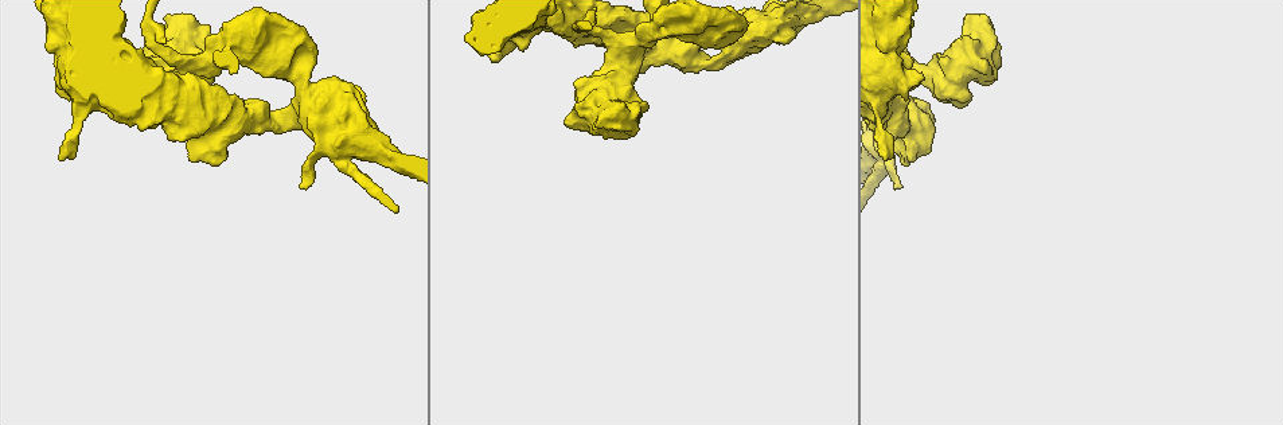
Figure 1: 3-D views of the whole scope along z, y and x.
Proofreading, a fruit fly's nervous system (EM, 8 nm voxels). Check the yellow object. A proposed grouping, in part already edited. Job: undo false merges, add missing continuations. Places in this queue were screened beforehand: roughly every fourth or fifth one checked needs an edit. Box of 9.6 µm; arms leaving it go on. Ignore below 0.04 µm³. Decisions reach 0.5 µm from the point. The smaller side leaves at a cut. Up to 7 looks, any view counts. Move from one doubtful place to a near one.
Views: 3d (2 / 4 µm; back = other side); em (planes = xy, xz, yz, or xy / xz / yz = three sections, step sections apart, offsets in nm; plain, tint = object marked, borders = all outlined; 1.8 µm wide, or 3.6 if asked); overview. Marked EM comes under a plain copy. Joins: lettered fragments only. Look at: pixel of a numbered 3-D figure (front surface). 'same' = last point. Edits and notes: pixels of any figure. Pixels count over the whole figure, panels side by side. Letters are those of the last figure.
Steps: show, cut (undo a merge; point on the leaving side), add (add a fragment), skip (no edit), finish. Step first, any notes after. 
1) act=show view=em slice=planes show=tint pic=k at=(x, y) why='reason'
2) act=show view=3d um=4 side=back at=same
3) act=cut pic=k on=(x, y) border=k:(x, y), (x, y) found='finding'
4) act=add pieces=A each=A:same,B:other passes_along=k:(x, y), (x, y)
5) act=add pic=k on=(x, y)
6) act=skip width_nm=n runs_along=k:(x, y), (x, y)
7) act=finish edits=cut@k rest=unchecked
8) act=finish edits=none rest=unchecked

act=show view=em slice=planes show=borders pic=1 at=(62, 159) why='free end'

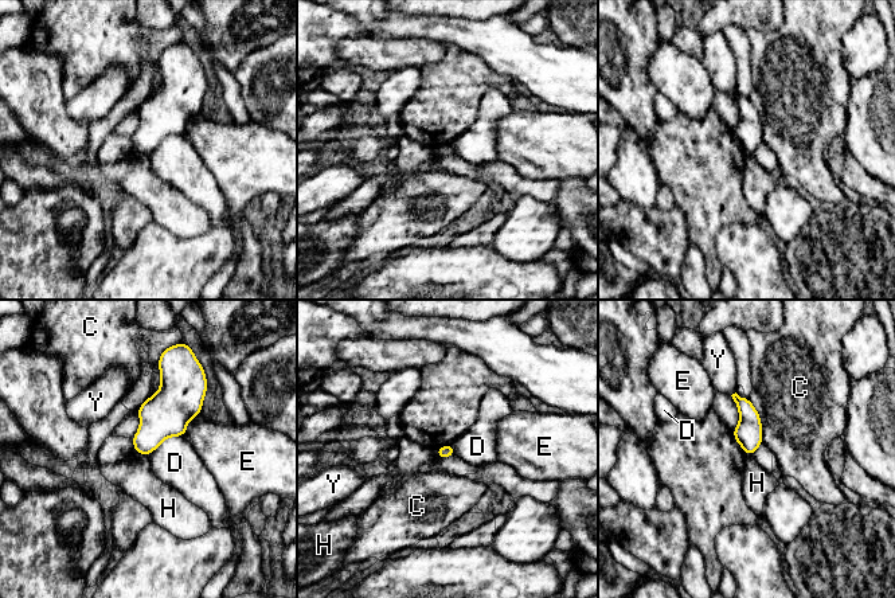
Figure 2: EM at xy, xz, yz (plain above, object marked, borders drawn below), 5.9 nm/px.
act=skip each=C:other,D:other,E:other,H:other,Y:other border=2:(183, 436), (167, 437), (148, 456) found='no lettered fragment goes on from it'

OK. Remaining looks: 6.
act=show view=3d um=4 pic=1 at=(83, 57) why='sharp bend'

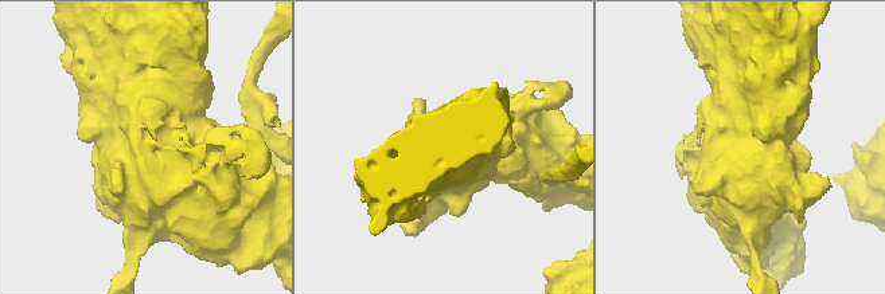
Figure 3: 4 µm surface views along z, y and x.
act=show view=em um=3.6 slice=xz step=8 show=borders pic=3 at=(754, 151) why='now the EM'

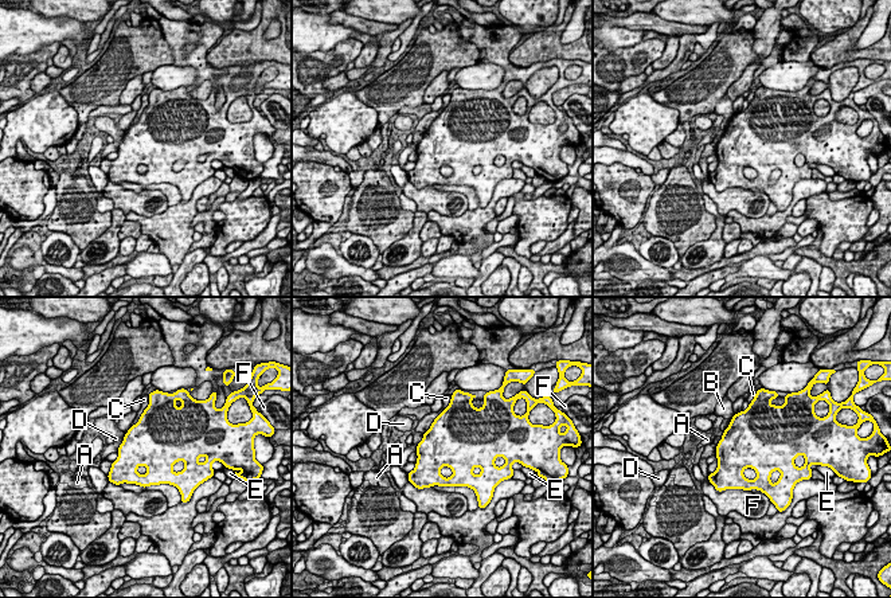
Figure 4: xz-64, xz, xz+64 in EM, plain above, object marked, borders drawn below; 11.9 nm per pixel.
act=skip width_nm=700 each=A:other,B:other,C:other,D:other,E:other,F:other border=4:(149, 402), (132, 426) found='all the same neuron'

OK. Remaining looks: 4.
act=show view=em um=3.6 slice=planes show=borders pic=1 at=(248, 53) why='looks like a crossing'

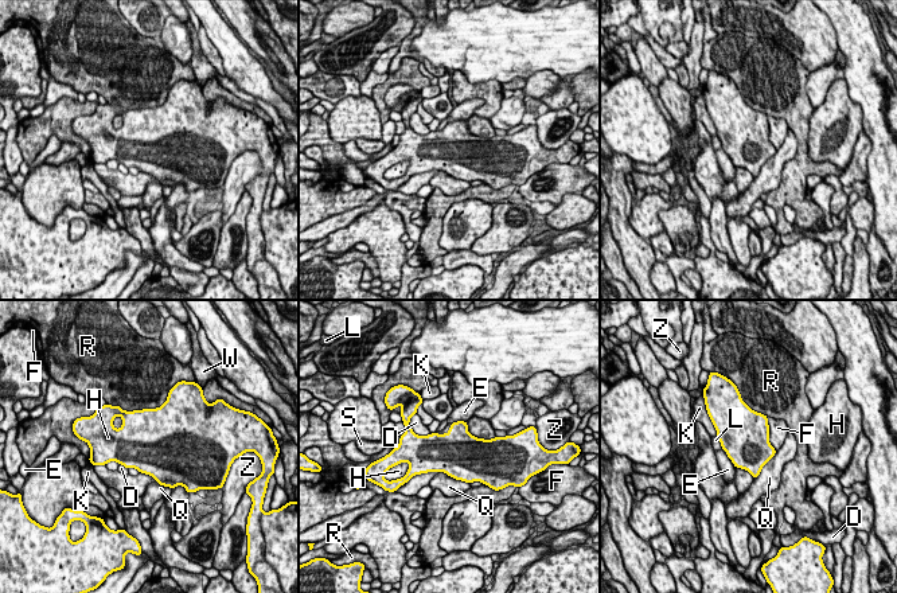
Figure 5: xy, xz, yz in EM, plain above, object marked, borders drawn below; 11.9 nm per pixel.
act=skip longest_contact=Q:440nm each=D:other,E:other,F:other,H:other,K:other,L:other,Q:other,R:other,S:other,W:other,Z:other found='one neuron here'

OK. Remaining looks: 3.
act=finish edits=none rest=unchecked

